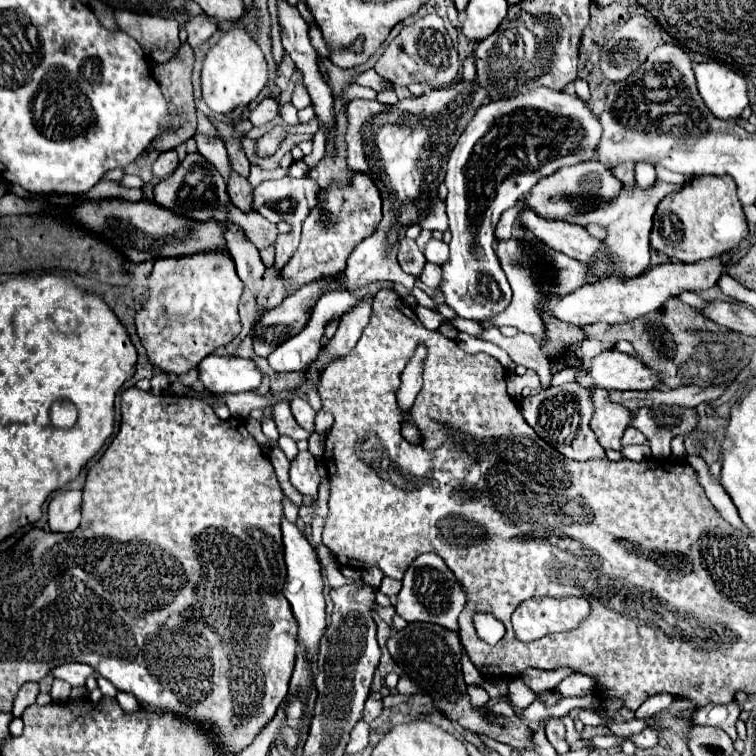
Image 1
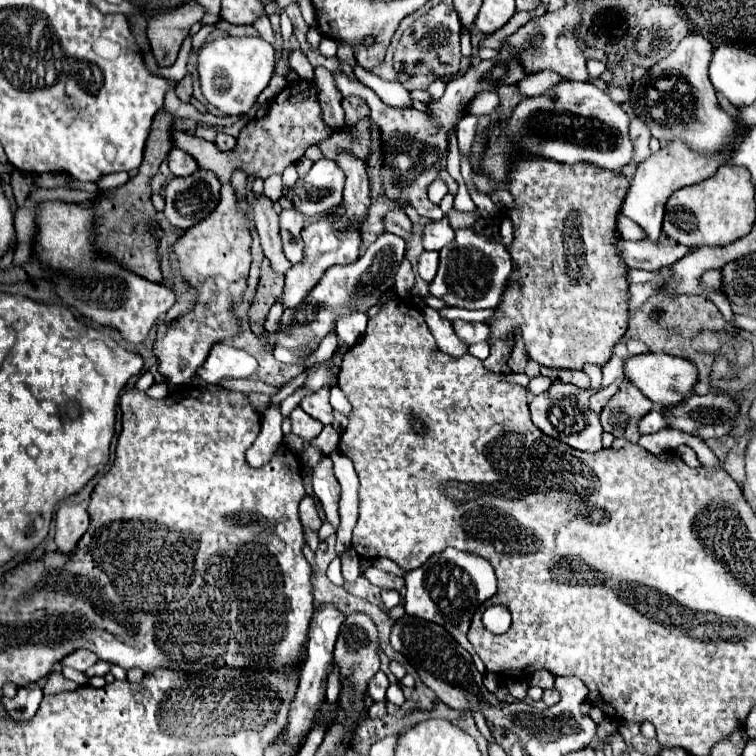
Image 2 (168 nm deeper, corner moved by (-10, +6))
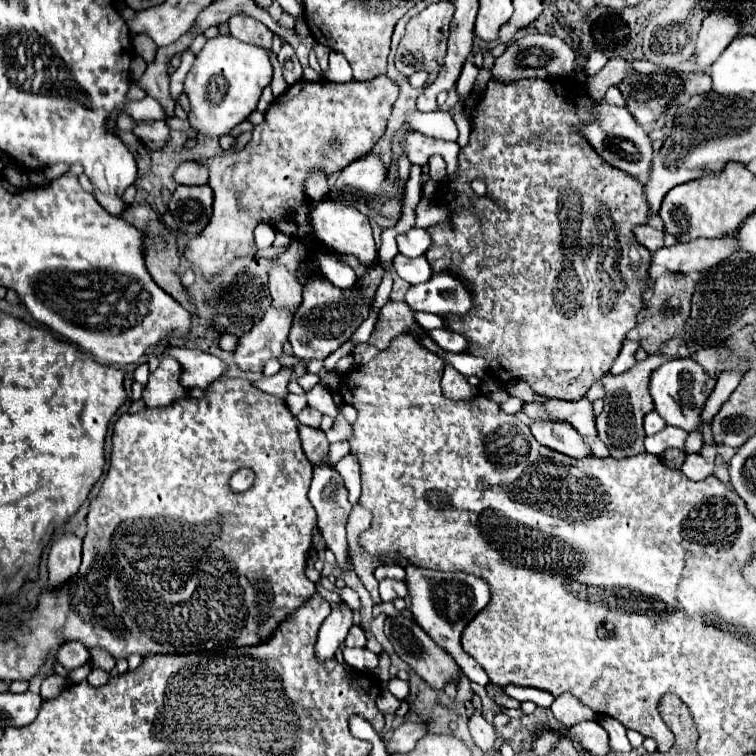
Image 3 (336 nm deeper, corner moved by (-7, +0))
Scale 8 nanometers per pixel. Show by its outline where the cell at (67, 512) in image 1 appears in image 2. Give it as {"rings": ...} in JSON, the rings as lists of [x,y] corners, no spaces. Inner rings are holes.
{"rings":[[[61,502],[55,514],[55,544],[59,550],[71,552],[75,542],[89,528],[89,514],[81,504]]]}

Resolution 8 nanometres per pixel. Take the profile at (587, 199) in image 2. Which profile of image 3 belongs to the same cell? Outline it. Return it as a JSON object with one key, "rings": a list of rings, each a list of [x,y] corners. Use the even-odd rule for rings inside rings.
{"rings":[[[490,78],[484,94],[480,96],[476,104],[476,116],[472,118],[472,134],[470,140],[464,148],[460,148],[458,154],[458,168],[456,168],[456,180],[440,180],[438,188],[434,192],[434,202],[448,208],[448,220],[442,224],[430,226],[428,234],[432,238],[430,248],[426,250],[426,260],[432,268],[434,274],[438,272],[450,272],[458,276],[464,284],[468,284],[468,290],[472,292],[474,308],[464,314],[444,314],[444,326],[452,332],[462,334],[468,340],[466,354],[480,356],[486,360],[490,374],[500,380],[500,382],[510,382],[510,380],[526,380],[530,388],[546,398],[558,398],[558,400],[568,400],[568,402],[578,402],[584,398],[588,388],[606,376],[622,348],[622,342],[626,334],[638,324],[638,314],[644,308],[642,294],[648,288],[650,276],[650,260],[652,254],[648,248],[638,244],[634,236],[634,228],[640,224],[646,224],[650,218],[650,206],[644,196],[644,184],[632,178],[630,174],[610,166],[606,160],[602,160],[596,150],[588,144],[588,140],[578,132],[580,124],[592,122],[592,98],[588,96],[586,88],[582,88],[576,80],[568,80],[568,84],[562,84],[560,80],[548,80],[548,78],[522,78],[516,82],[504,84],[502,80]],[[482,178],[488,186],[490,198],[480,198],[474,194],[470,188],[470,182]]]}

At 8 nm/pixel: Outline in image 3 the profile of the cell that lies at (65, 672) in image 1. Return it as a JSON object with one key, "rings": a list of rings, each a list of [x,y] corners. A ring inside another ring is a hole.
{"rings":[[[72,640],[72,642],[66,642],[66,644],[60,646],[60,650],[58,650],[58,654],[56,654],[56,660],[58,660],[66,670],[74,670],[74,668],[86,664],[86,662],[88,662],[88,656],[90,656],[90,654],[88,654],[86,646],[84,646],[82,642],[78,642],[78,640]]]}

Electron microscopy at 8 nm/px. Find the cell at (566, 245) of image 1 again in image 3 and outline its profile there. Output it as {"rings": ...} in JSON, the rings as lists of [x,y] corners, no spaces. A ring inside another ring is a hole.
{"rings":[[[726,234],[712,240],[694,240],[686,244],[678,242],[676,246],[660,248],[658,252],[654,252],[652,264],[662,264],[666,270],[672,272],[694,272],[726,260],[736,250],[736,234]]]}

